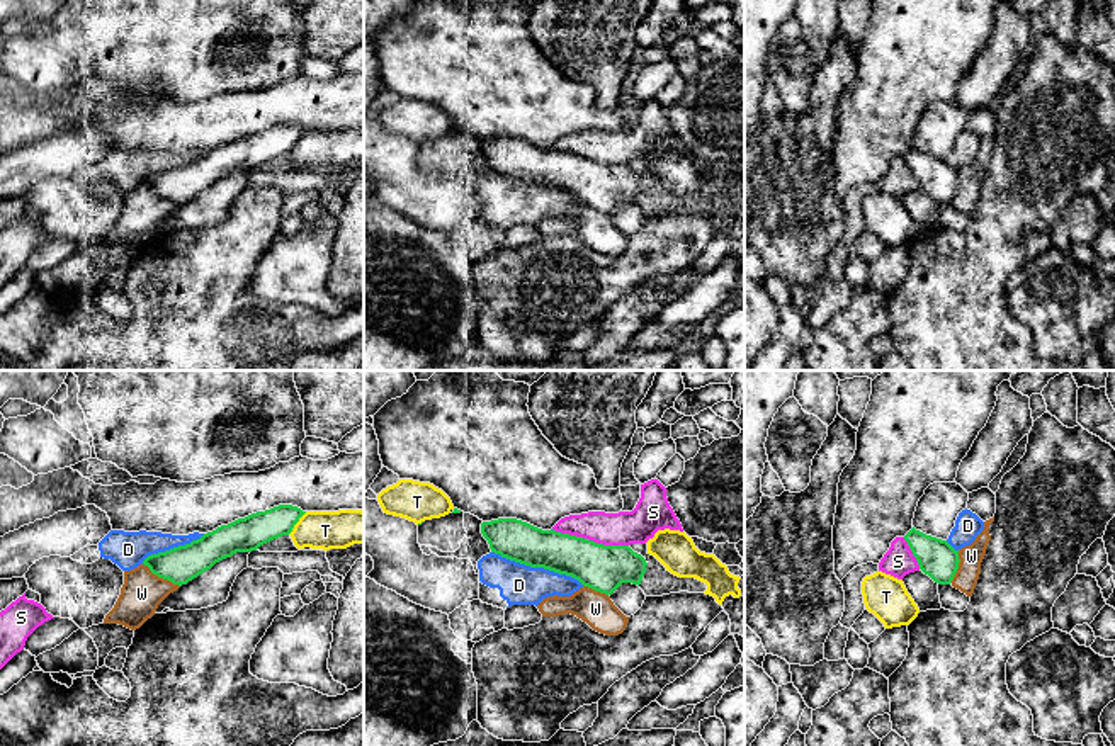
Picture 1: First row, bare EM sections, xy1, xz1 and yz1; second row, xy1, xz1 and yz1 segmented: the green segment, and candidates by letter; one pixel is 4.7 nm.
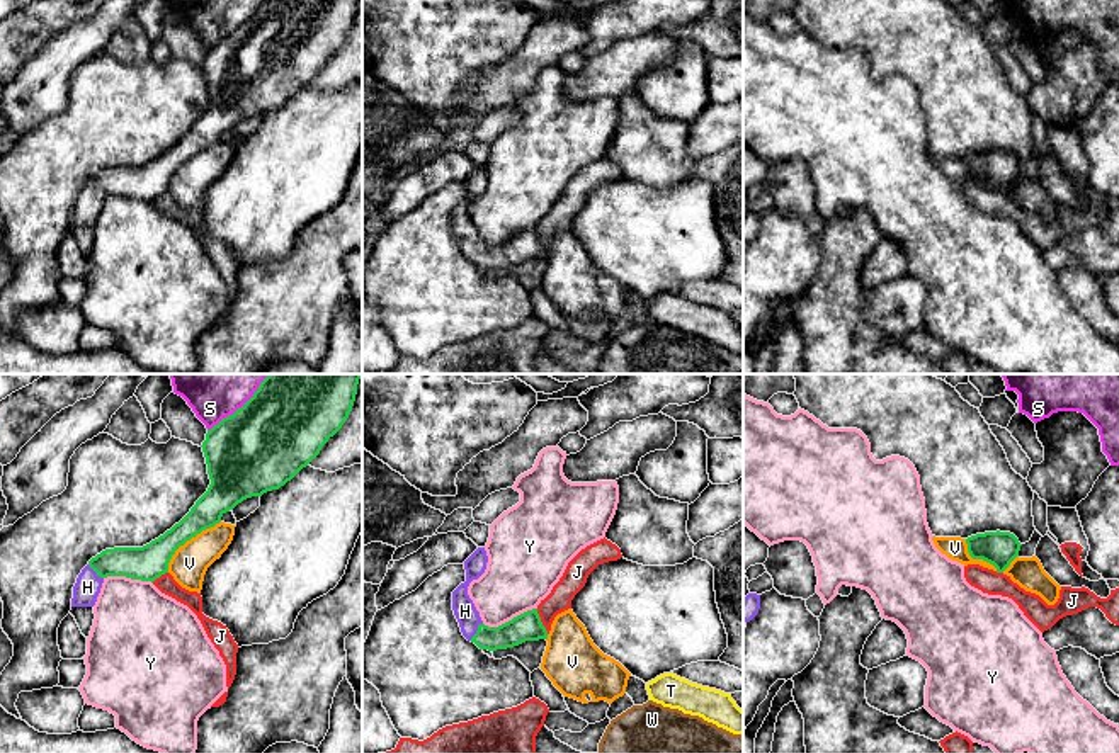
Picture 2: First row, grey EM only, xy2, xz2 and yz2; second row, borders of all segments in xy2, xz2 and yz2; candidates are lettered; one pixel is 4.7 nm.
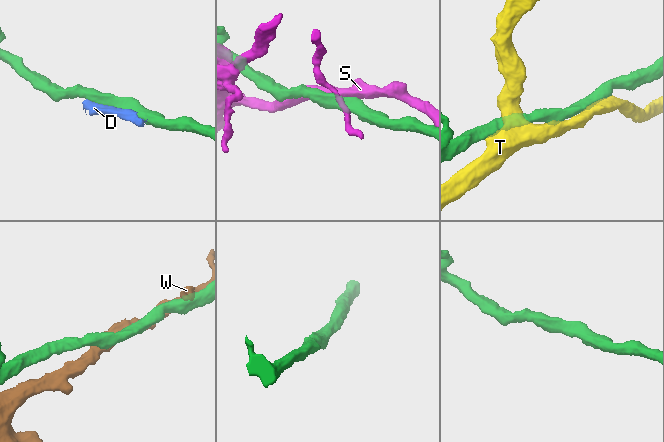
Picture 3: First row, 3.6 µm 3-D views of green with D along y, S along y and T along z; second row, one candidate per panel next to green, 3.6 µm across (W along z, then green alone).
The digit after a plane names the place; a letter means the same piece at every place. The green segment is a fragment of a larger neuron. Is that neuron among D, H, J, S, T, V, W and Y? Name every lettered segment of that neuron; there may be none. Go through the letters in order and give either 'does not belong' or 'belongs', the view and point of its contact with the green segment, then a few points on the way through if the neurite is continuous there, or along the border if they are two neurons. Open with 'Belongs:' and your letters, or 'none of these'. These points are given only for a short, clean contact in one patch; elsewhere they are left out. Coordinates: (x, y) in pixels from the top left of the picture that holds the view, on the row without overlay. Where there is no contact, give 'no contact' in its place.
Belongs: H
D: does not belong | xz1 (537, 186)
H: belongs | xz2 (477, 250) | across xz2 (528, 245), (509, 254), (477, 250), (465, 230)
J: does not belong | xz2 (539, 240) | along xz2 (536, 228), (548, 252)
S: does not belong | xz1 (590, 160)
T: does not belong | xy1 (296, 141)
V: does not belong | xy2 (187, 158) | along xy2 (220, 140), (187, 158), (172, 175), (167, 191)
W: does not belong | xy1 (162, 196)
Y: does not belong | xz2 (509, 240) | along xz2 (536, 226), (497, 245), (483, 243)

